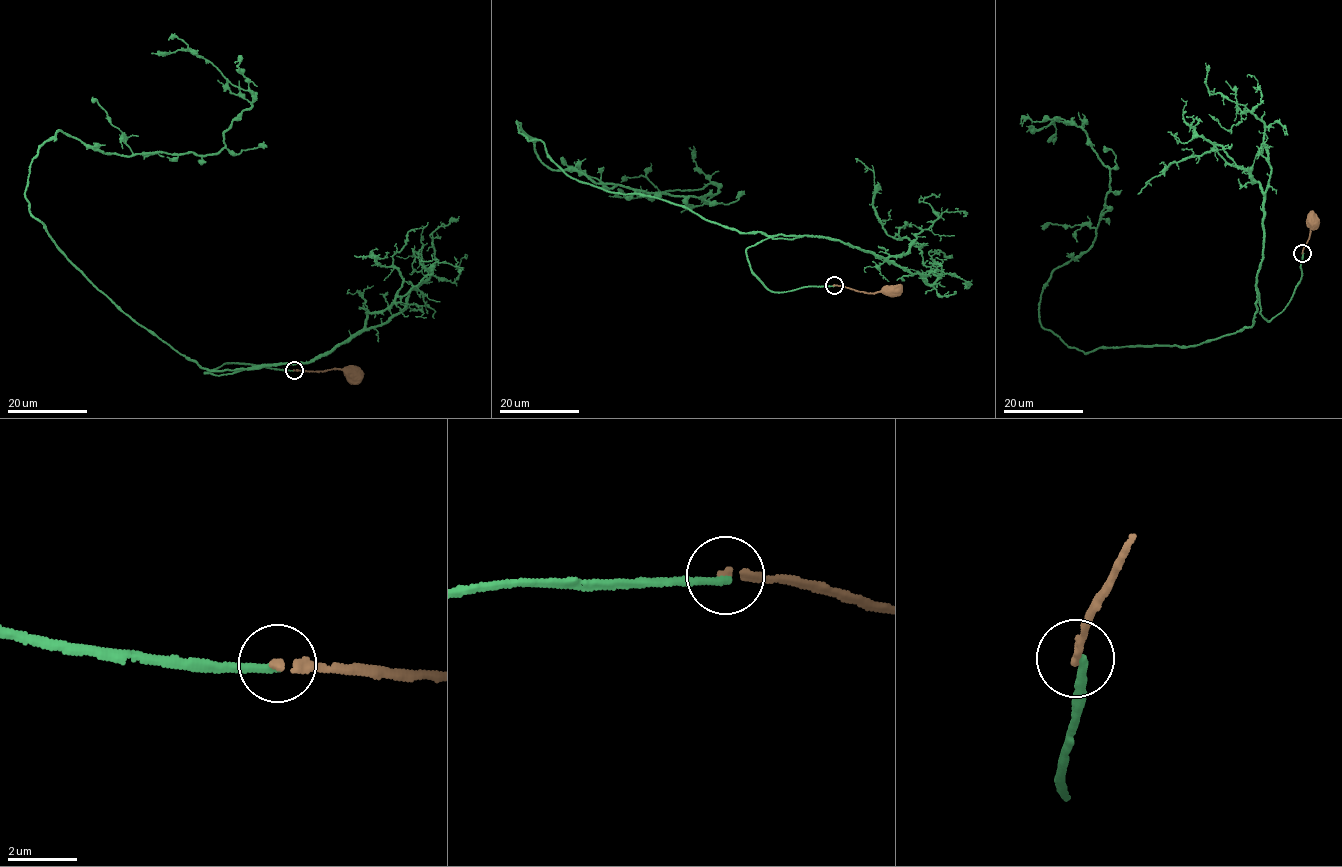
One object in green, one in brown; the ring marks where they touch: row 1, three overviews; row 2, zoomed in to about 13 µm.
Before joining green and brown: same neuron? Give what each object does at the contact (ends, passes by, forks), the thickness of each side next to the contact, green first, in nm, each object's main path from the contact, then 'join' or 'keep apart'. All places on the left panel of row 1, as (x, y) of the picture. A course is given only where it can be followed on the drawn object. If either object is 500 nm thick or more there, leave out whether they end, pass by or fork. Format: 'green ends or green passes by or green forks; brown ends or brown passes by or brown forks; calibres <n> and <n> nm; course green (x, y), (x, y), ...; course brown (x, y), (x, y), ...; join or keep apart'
green ends; brown ends; calibres 240 and 200 nm; course green (294, 370), (205, 372), (249, 368), (134, 322), (29, 209), (56, 131), (225, 145), (250, 92), (151, 54); course brown (294, 370), (331, 369), (349, 371), (352, 375); keep apart

